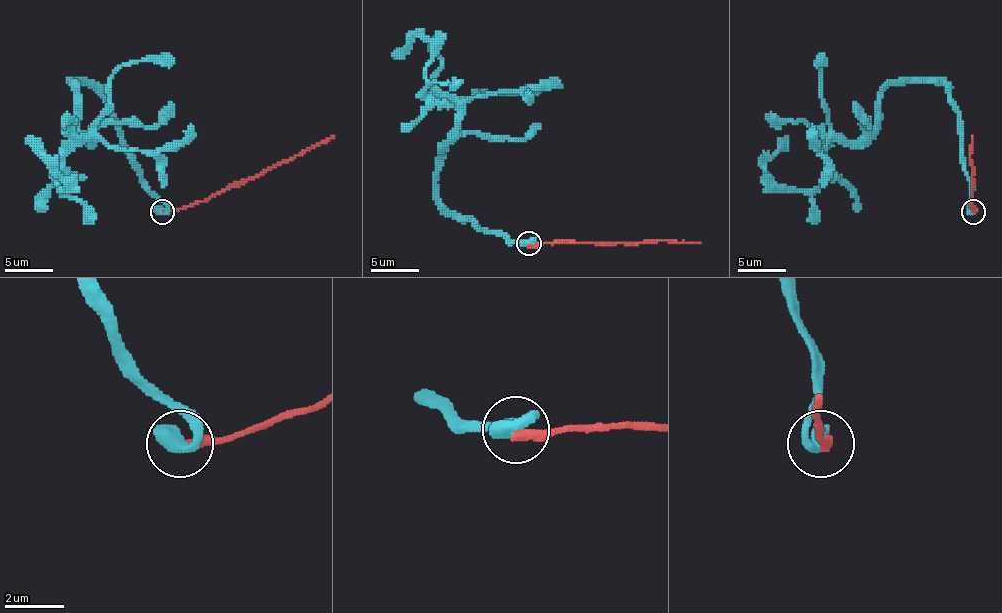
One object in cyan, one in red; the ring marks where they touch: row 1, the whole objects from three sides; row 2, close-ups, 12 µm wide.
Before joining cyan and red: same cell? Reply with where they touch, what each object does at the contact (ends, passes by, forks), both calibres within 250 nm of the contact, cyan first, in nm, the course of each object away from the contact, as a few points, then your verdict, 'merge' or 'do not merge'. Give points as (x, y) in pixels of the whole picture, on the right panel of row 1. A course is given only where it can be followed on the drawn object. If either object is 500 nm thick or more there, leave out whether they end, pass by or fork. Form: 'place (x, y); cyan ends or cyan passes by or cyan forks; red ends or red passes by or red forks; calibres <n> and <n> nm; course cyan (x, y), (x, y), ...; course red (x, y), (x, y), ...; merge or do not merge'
place (973, 212); calibres 600 and 320 nm; course cyan (972, 211), (960, 114), (938, 82), (892, 82), (875, 126), (829, 143), (812, 189), (766, 172), (787, 136); course red (972, 213), (972, 136); do not merge

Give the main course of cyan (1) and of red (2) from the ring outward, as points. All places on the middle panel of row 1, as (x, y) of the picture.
1: (528, 243), (445, 209), (435, 162), (457, 107), (423, 92), (431, 51), (423, 36), (394, 58)
2: (528, 243), (700, 243)

